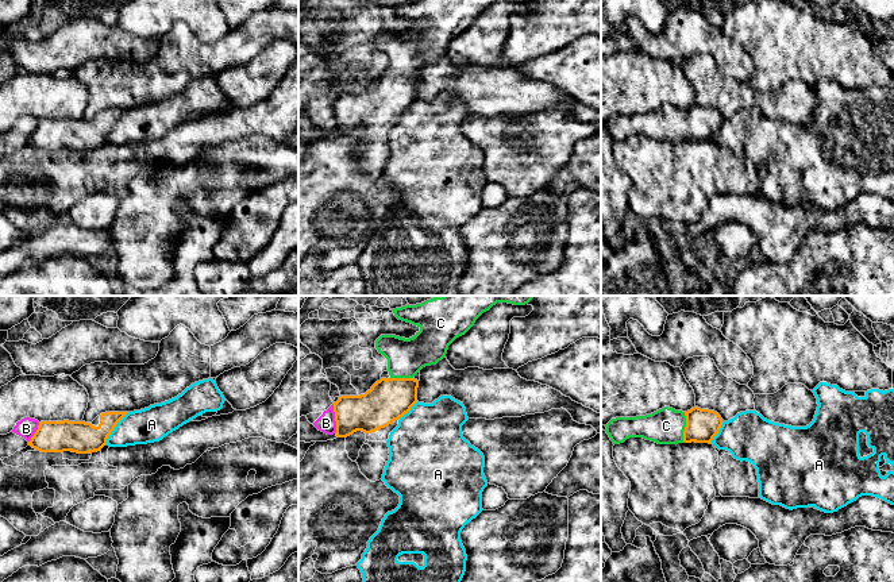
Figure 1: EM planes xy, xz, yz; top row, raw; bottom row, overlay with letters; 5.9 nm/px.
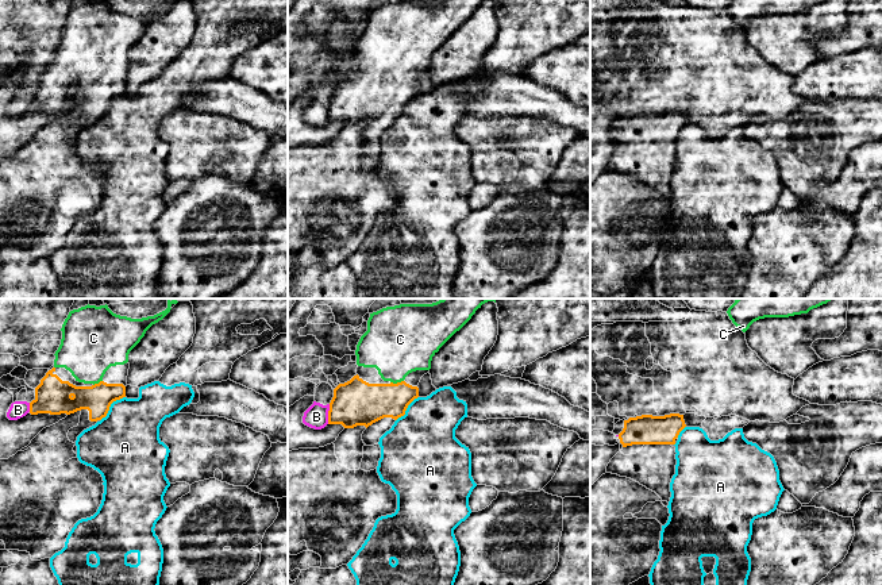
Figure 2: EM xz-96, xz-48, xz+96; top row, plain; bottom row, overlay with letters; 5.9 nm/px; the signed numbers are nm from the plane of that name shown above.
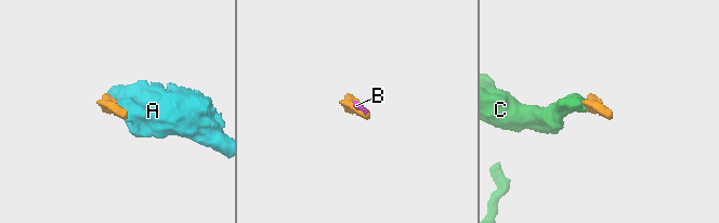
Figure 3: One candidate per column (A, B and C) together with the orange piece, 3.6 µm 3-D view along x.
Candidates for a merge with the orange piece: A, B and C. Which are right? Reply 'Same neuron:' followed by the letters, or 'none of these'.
Same neuron: C

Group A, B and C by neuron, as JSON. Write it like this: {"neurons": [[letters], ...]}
{"neurons": [["A"], ["B"], ["C"]]}

